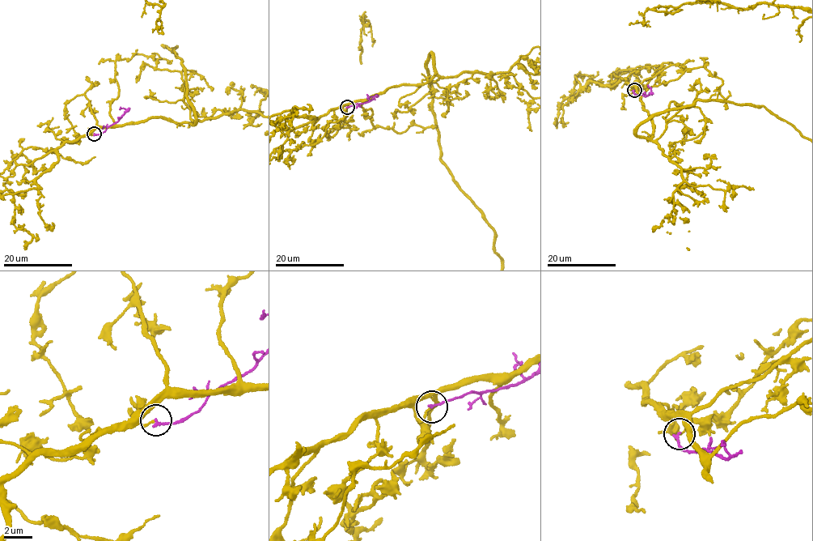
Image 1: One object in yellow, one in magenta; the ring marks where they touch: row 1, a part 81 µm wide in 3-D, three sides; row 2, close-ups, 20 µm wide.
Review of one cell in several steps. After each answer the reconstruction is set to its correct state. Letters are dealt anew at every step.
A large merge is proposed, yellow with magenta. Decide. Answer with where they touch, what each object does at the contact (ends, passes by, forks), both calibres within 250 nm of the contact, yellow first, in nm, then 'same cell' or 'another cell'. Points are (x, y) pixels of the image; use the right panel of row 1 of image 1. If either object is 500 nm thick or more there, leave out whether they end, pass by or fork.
at (634, 90); yellow ends there; magenta ends there; 130 nm thick on the yellow side, 190 nm on the other; another cell

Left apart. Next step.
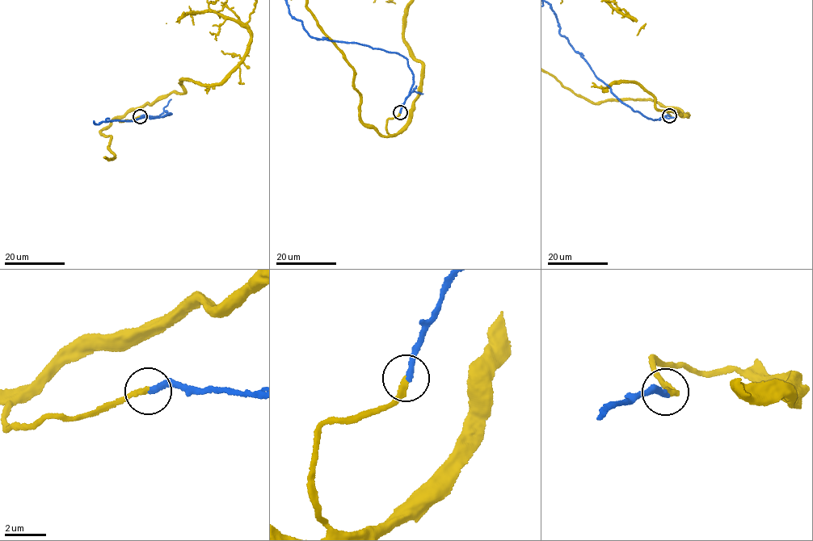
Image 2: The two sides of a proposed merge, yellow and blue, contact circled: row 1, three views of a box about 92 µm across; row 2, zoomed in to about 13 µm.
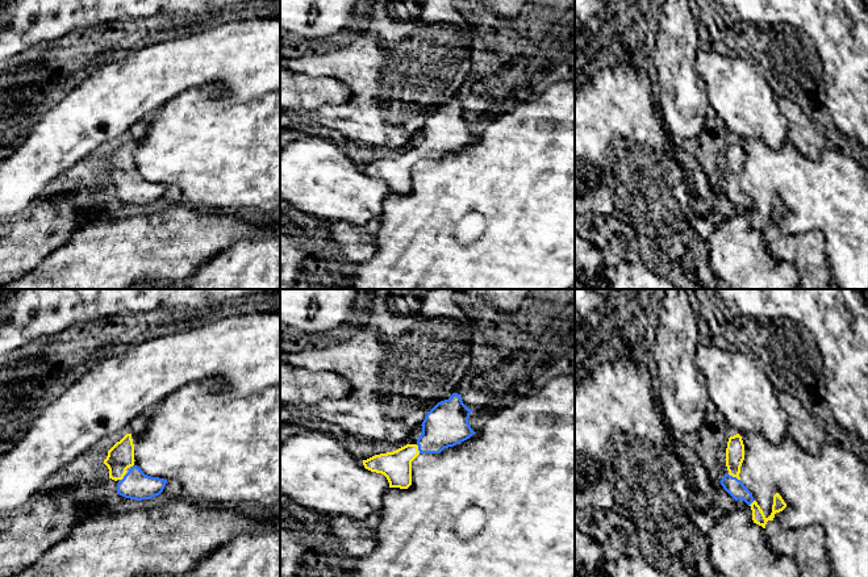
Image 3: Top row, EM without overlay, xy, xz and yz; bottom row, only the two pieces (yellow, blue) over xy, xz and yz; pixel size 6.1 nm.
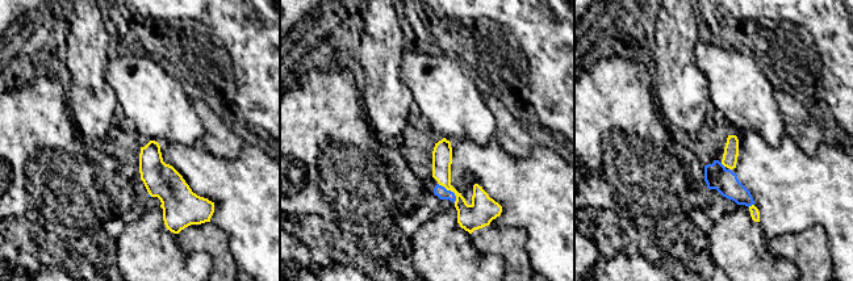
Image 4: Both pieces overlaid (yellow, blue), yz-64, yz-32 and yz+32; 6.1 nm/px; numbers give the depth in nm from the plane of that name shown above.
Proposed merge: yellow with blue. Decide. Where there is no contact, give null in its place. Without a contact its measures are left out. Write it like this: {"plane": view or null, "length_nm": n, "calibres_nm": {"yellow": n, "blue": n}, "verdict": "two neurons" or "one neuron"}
{"plane": "yz", "length_nm": 80, "calibres_nm": {"yellow": 110, "blue": 110}, "verdict": "one neuron"}

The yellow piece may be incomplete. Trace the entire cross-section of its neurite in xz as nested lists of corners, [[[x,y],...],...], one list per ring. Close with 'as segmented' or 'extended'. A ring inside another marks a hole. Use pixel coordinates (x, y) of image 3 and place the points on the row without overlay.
[[[452,99],[427,117],[416,150],[363,166],[364,173],[384,180],[389,193],[408,195],[412,191],[412,167],[420,159],[441,159],[476,139],[468,129],[471,117],[463,109],[462,100]]] | extended

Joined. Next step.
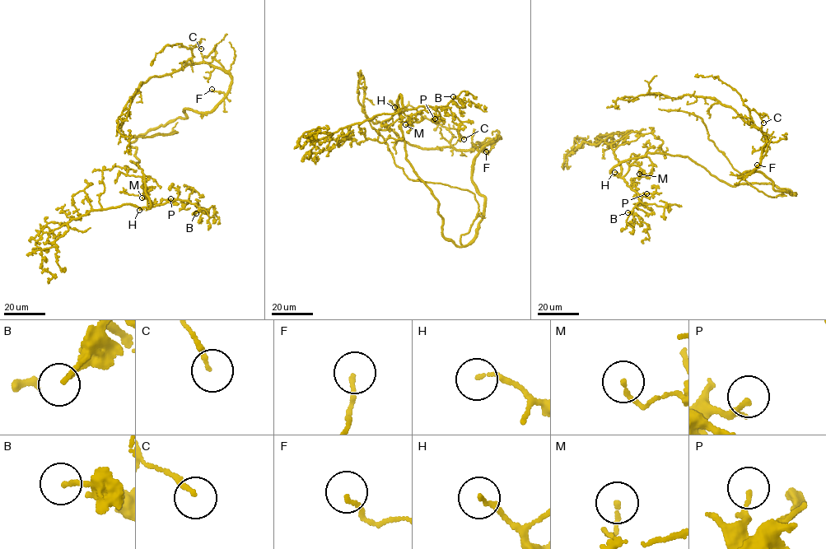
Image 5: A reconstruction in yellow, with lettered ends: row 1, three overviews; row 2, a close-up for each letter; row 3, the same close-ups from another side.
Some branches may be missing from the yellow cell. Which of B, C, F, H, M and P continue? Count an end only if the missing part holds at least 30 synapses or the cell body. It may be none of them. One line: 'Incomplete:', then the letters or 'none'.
Incomplete: M

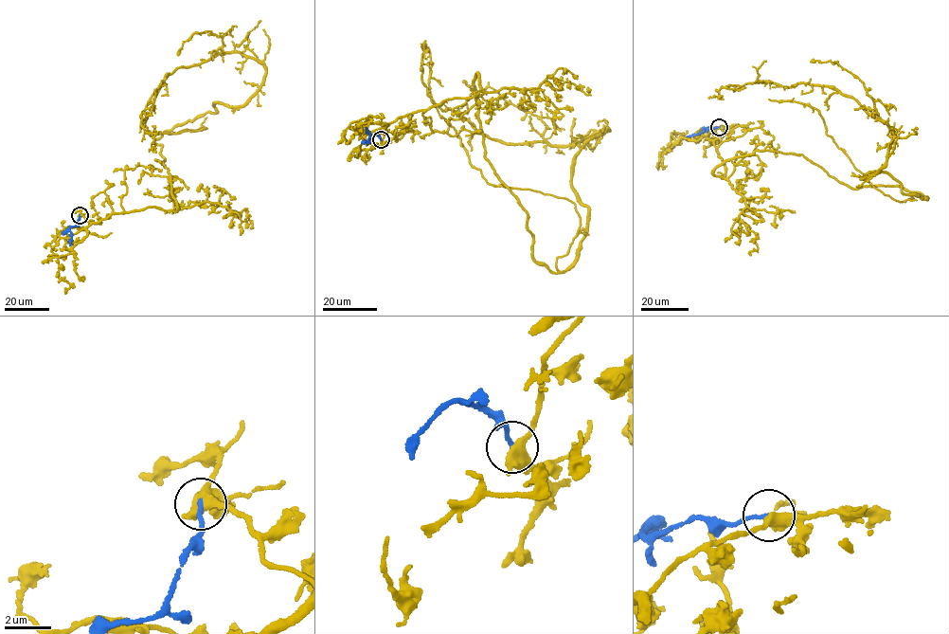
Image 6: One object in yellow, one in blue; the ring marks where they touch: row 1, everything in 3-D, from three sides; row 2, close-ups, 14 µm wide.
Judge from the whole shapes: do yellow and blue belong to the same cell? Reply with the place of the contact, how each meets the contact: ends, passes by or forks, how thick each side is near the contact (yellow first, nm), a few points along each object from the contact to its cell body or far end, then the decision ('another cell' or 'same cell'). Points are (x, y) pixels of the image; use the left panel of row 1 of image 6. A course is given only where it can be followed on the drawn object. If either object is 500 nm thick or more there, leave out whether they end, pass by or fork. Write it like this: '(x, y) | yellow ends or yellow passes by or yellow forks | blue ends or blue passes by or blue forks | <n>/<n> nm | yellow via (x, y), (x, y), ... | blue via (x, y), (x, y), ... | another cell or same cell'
(80, 215) | 500/170 nm | yellow via (80, 215), (176, 211), (153, 141), (246, 104), (265, 67), (235, 51), (168, 74), (140, 116), (155, 148) | blue via (80, 215), (75, 226), (69, 228), (70, 245) | another cell

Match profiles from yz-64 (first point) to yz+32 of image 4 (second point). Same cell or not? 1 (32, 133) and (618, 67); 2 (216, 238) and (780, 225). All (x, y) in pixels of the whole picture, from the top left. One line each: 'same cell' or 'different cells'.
1: same cell
2: different cells

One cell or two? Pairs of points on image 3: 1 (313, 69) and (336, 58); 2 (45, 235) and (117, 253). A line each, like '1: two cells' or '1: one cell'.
1: one cell
2: two cells

